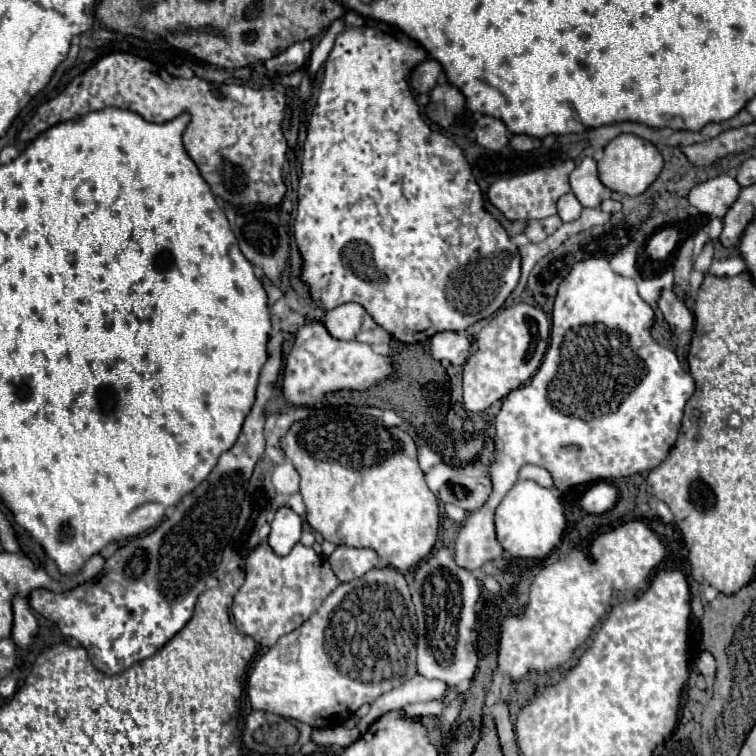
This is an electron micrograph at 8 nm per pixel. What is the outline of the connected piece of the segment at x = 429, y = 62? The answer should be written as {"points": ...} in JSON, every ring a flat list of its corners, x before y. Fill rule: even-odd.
{"points":[[426,59,420,65,416,65,416,69,410,77,410,85,416,93,430,93,436,85,436,79,440,73,442,73,442,65,434,59]]}

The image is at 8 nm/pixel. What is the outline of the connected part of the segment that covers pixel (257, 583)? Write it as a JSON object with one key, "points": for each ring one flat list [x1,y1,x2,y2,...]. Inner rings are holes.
{"points":[[260,543,248,555,244,571,246,581,234,597,232,615,238,631,254,637,264,647,272,647,282,635,308,621,320,609,328,593,340,585,328,559,302,543,296,543,294,549,284,557,276,555,268,543]]}

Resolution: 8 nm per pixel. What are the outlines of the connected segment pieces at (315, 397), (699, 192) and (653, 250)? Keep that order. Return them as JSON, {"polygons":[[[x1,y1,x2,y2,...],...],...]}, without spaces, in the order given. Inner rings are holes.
{"polygons":[[[310,321,296,333,294,347,286,357,282,393,294,405,322,405,326,393,334,391,366,391,396,373,388,355,378,355,370,345,360,341,342,341,332,337,324,323]],[[724,173,724,175,712,177,708,181,696,183,688,193,688,201,700,213,724,217,726,211,730,209,730,205,736,201,738,191,740,191,740,185,736,183,736,179]],[[664,227,660,231,656,231,648,243,646,243,646,253,650,259,654,261,666,261,670,257,670,253,676,249,678,245,678,231,674,227]]]}

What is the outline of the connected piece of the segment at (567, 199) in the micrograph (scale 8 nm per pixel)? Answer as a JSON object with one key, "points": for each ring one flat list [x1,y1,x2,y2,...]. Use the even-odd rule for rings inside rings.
{"points":[[566,193,564,197,558,199,558,215,562,217,562,221,576,221,580,213,582,213,582,205,574,193]]}

